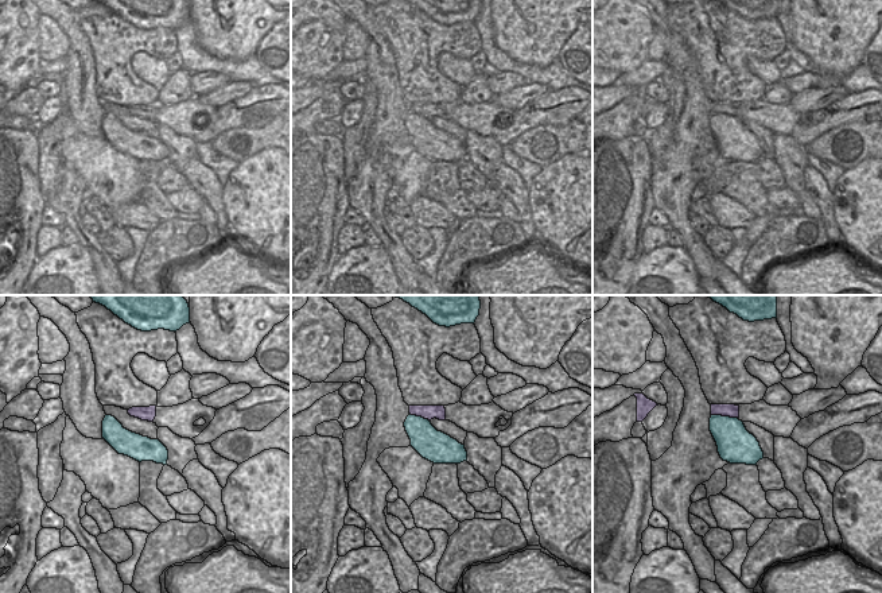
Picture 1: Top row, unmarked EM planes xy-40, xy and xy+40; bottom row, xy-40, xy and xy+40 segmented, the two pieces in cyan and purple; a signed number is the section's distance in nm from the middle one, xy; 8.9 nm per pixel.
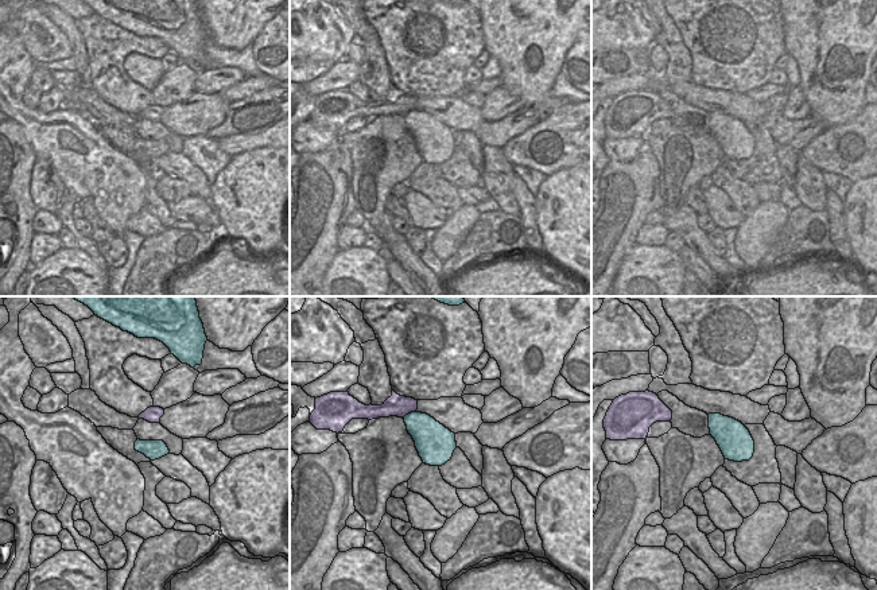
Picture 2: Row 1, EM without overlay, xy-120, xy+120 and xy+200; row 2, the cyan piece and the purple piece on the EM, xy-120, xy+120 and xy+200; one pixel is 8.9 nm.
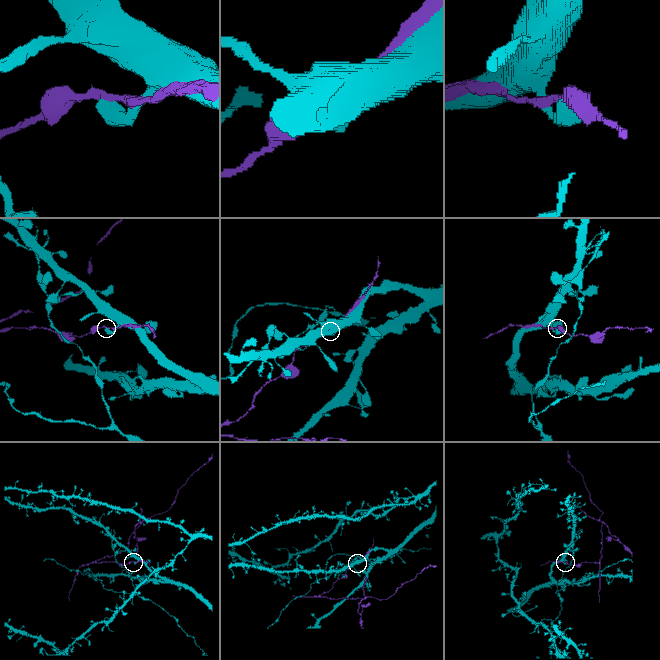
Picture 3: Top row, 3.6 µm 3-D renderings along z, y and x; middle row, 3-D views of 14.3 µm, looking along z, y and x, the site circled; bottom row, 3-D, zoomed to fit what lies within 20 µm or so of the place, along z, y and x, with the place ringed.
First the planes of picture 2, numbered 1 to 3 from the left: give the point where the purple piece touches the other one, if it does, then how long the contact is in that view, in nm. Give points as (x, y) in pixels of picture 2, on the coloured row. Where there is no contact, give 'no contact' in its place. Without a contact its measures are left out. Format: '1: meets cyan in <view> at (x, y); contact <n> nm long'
1: no contact
2: meets cyan in xy+120 at (408, 414); contact 140 nm long
3: no contact

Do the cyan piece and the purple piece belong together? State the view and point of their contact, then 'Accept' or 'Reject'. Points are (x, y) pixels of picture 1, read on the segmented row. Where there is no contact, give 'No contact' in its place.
Touches cyan at xy+40 (725, 417). Reject

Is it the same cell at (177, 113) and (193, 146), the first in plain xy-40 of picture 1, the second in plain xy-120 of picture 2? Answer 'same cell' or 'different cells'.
different cells

